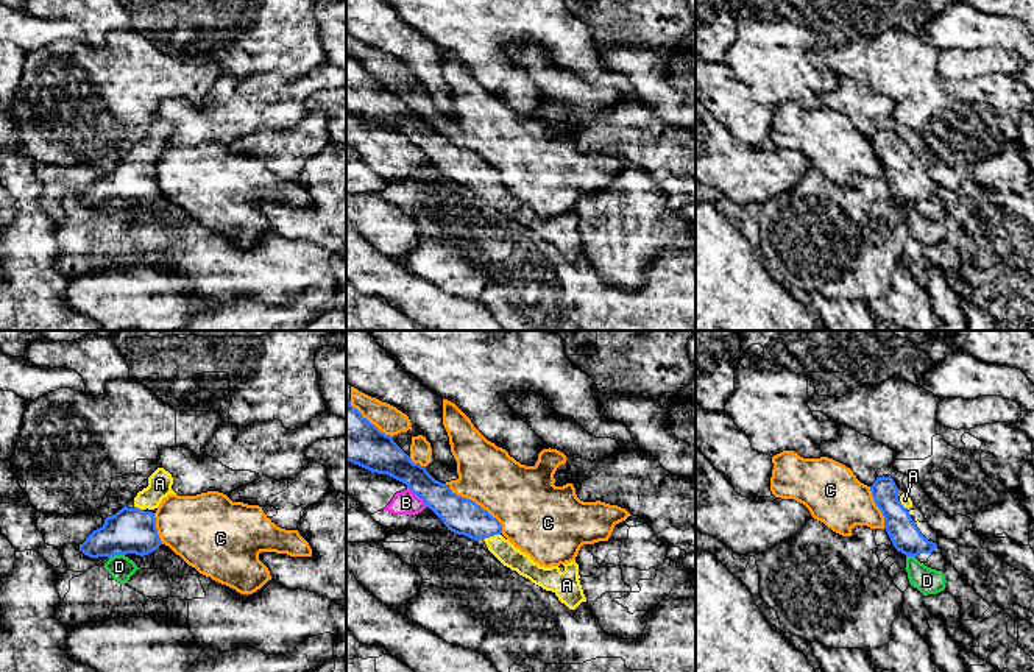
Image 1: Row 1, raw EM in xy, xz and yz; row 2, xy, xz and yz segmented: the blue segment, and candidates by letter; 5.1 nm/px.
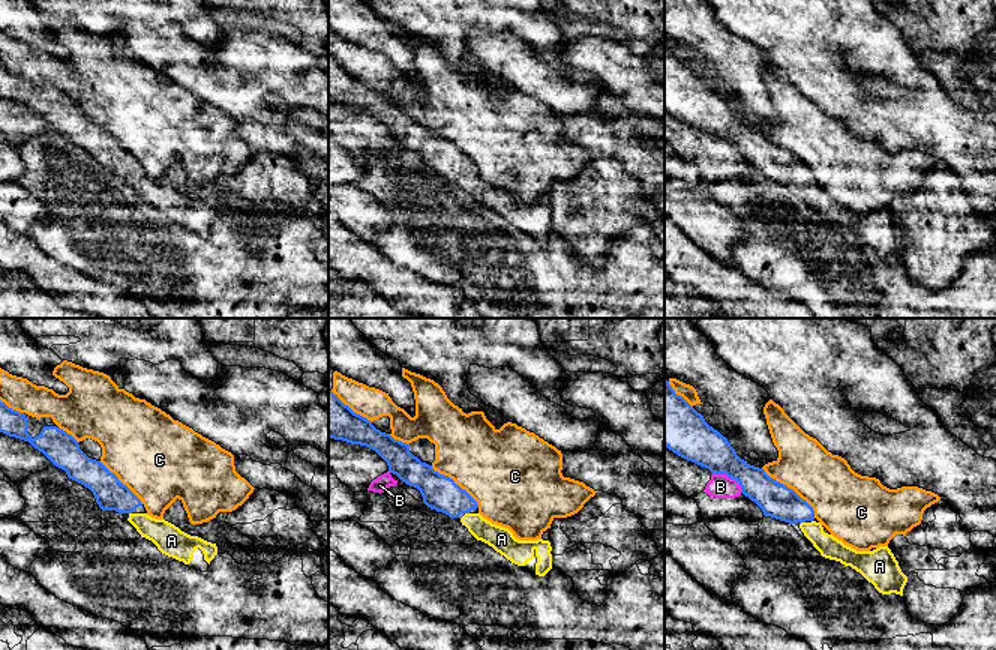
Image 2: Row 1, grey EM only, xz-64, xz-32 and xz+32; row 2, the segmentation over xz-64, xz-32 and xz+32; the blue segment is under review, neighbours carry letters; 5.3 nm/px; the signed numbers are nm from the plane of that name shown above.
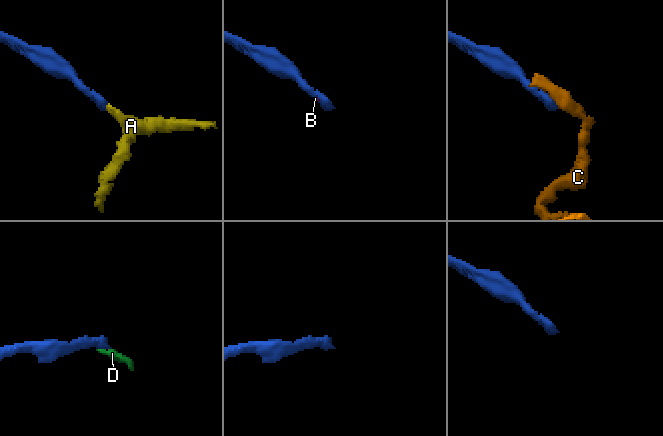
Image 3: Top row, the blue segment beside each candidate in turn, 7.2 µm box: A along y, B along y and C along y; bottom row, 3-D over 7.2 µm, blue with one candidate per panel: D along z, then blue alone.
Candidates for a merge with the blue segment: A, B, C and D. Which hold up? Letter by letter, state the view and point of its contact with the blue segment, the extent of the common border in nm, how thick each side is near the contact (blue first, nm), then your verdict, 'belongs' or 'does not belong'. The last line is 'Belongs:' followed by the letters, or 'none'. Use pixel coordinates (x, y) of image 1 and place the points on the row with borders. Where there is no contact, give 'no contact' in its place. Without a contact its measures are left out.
A: meets blue in xz at (492, 535); contact 90 nm long; 190 nm thick on the blue side, 110 nm on the other; belongs
B: meets blue in xz at (417, 495); contact 150 nm long; 190 nm thick on the blue side, 120 nm on the other; does not belong
C: meets blue in xz at (476, 504); contact 400 nm long; 190 nm thick on the blue side, 340 nm on the other; does not belong
D: meets blue in xy at (116, 554); contact 80 nm long; 240 nm thick on the blue side, 120 nm on the other; does not belong
Belongs: A

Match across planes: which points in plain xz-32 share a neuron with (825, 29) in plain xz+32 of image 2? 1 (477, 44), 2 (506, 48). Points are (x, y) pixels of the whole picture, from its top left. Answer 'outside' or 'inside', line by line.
1: outside
2: outside

